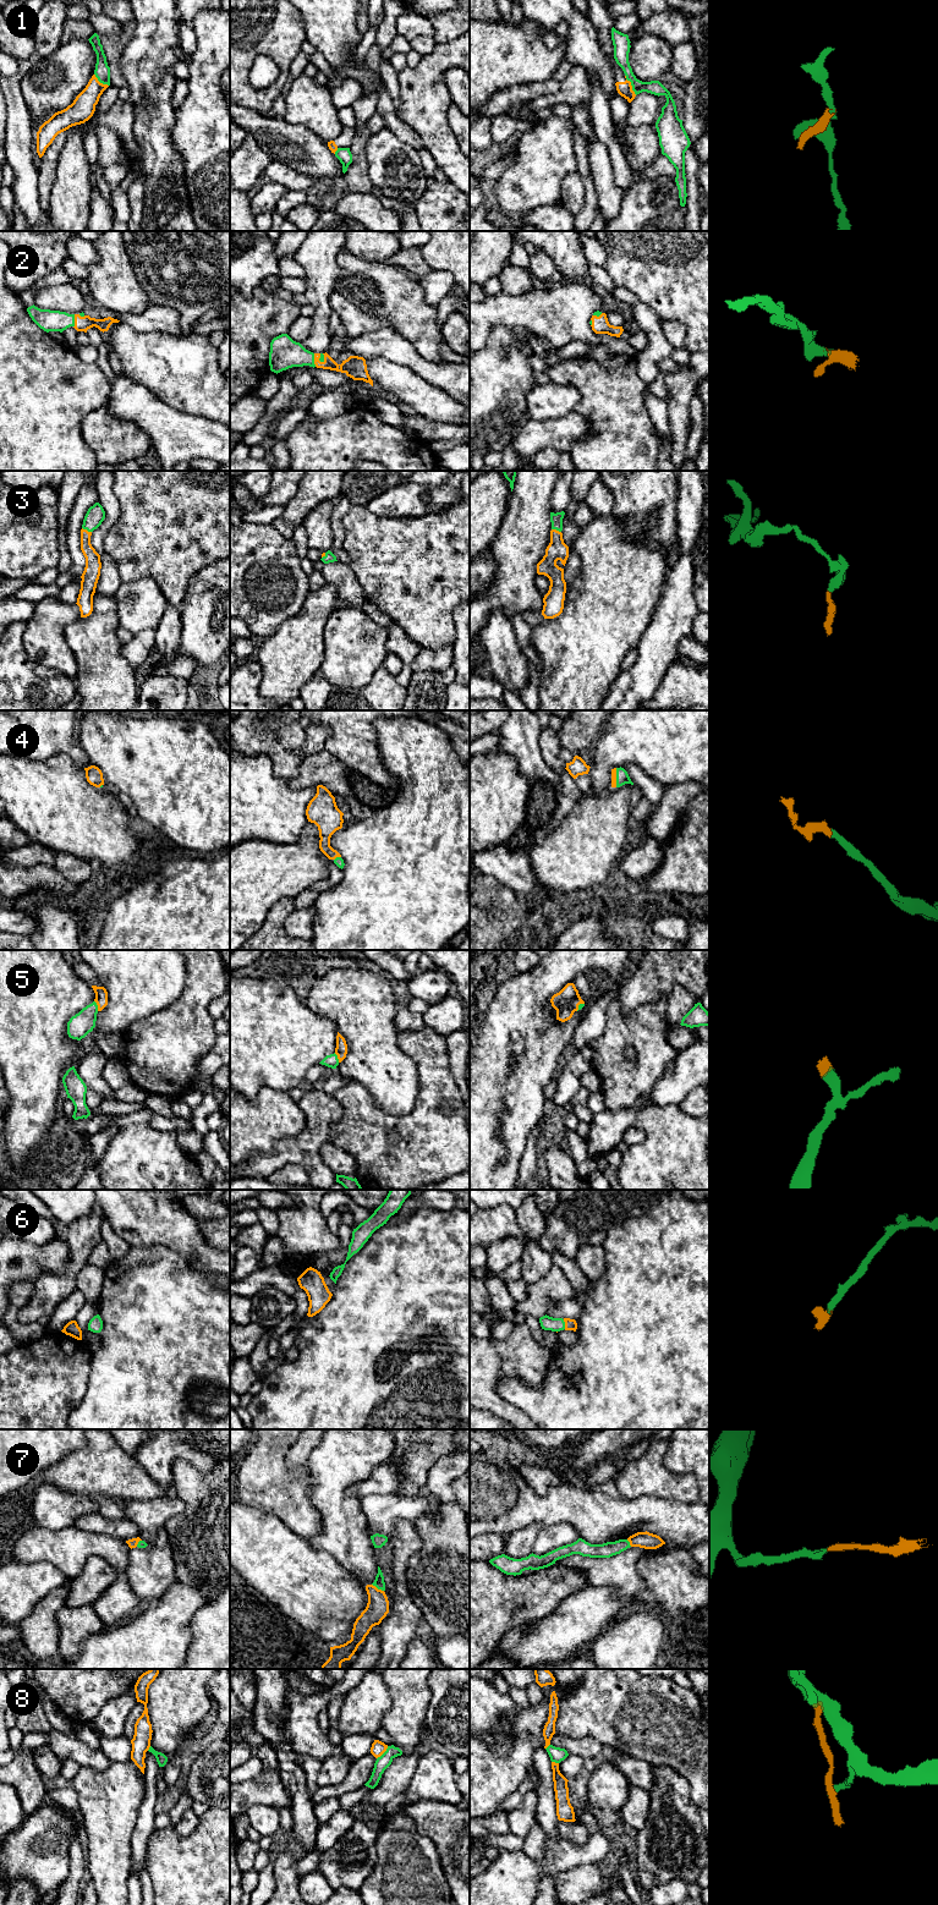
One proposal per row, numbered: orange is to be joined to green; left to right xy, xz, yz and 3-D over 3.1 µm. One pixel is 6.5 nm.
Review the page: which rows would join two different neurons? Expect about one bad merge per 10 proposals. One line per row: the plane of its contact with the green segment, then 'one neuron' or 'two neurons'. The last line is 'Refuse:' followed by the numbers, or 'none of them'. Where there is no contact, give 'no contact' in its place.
1: yz | two neurons
2: xz | one neuron
3: xy | one neuron
4: yz | one neuron
5: xy | one neuron
6: yz | one neuron
7: xz | one neuron
8: xz | two neurons
Refuse: 1, 8

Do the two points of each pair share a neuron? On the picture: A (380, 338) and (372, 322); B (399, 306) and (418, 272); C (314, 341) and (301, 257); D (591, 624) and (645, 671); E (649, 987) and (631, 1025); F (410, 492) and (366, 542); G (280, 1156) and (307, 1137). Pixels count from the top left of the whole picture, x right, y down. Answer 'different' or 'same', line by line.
A: different
B: different
C: same
D: different
E: different
F: different
G: same

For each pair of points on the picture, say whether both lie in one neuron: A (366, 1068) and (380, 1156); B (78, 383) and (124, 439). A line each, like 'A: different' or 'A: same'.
A: different
B: different

